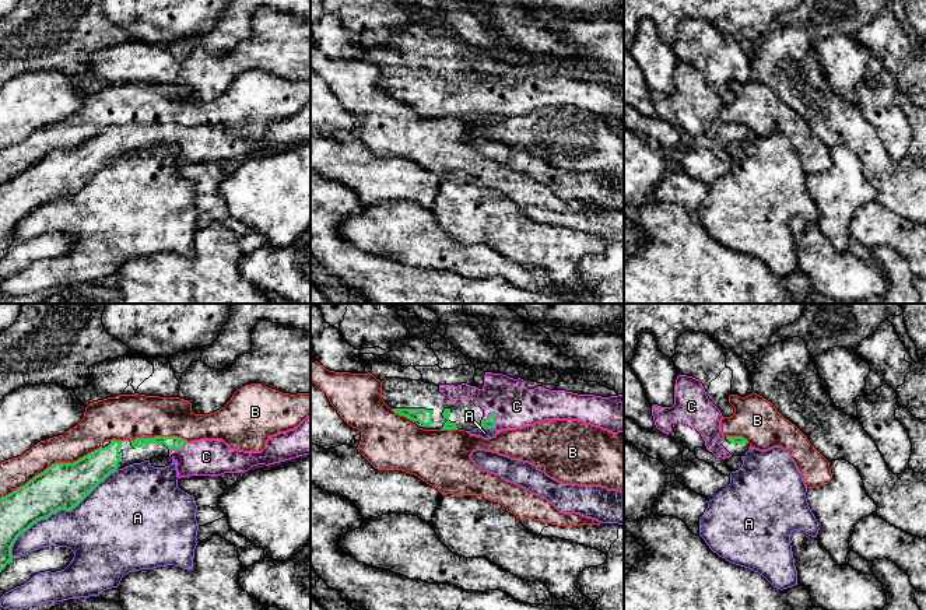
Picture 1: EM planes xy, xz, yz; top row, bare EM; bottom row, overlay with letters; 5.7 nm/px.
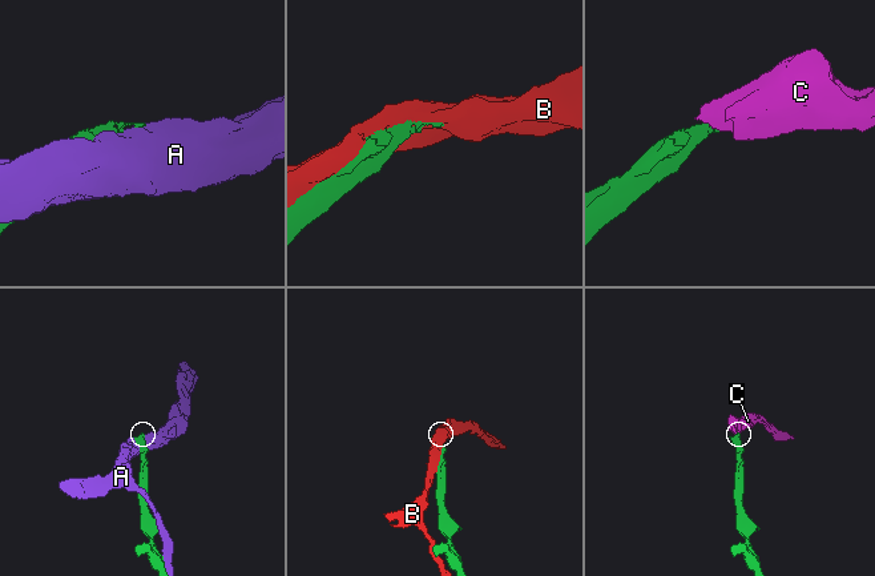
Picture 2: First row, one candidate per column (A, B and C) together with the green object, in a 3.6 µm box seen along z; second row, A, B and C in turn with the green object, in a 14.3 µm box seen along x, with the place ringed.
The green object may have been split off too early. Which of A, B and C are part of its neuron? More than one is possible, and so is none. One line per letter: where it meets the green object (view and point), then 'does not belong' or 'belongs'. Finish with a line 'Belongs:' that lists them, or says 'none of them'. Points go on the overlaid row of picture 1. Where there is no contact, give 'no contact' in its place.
A: meets green in xy at (56, 511); does not belong
B: meets green in xy at (52, 465); does not belong
C: meets green in xz at (495, 417); belongs
Belongs: C

